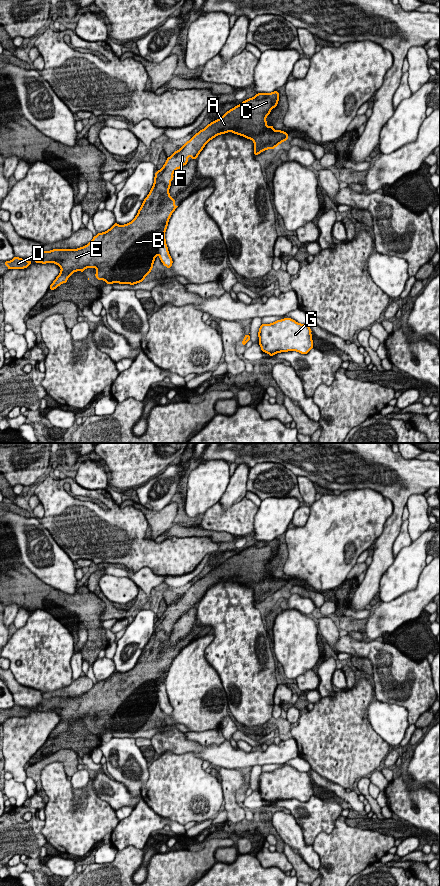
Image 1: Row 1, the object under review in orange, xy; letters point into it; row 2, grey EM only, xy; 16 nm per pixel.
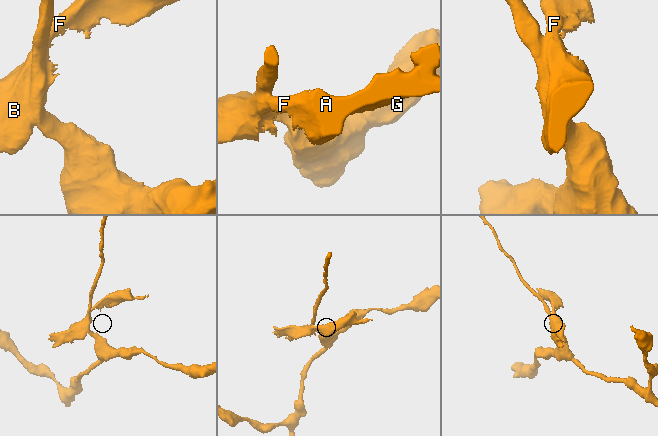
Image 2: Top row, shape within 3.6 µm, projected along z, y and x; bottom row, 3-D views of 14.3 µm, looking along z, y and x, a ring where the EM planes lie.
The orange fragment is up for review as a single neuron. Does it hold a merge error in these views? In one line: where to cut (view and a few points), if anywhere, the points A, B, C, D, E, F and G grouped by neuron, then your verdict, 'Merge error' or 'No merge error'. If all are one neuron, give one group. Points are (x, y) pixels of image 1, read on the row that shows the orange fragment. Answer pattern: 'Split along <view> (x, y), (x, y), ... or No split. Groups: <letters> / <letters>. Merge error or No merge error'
Split along xy (164, 233), (158, 236), (157, 253). Groups: A B C D E F / G. Merge error

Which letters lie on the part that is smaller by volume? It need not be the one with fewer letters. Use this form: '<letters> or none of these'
A, B, C, D, E, F

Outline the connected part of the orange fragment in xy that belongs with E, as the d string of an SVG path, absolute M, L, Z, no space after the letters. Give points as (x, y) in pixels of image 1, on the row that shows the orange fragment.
M277 90L272 93L258 93L230 109L221 118L211 122L196 133L183 147L168 157L163 167L155 173L153 186L131 222L125 225L118 225L115 222L110 229L98 233L87 245L77 249L43 250L34 263L55 263L61 268L59 275L50 285L50 290L66 283L72 273L84 272L86 268L96 268L95 277L98 280L104 280L109 285L112 283L134 285L142 282L151 272L158 254L158 237L160 234L165 234L169 219L178 207L174 204L175 199L171 198L169 193L174 171L186 165L189 156L191 159L197 159L210 140L227 132L233 132L252 140L255 156L267 149L274 149L286 141L288 139L287 132L274 130L273 125L267 126L266 117L277 106L278 101L279 93Z

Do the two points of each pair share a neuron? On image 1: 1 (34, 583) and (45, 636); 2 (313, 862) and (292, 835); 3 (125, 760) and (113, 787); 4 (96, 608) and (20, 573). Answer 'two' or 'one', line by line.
1: two
2: one
3: two
4: one

